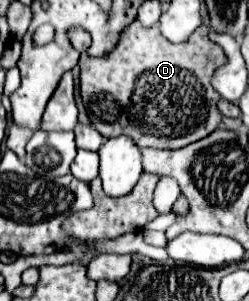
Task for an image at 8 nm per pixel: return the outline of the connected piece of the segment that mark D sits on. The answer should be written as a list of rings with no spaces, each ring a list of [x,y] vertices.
[[[137,20],[121,32],[121,40],[117,42],[117,48],[113,52],[91,58],[87,54],[81,54],[79,66],[81,66],[81,98],[85,104],[85,110],[89,114],[89,120],[97,132],[101,132],[105,138],[115,136],[129,136],[133,142],[143,148],[183,148],[191,142],[197,142],[205,136],[209,136],[215,128],[219,128],[223,116],[217,110],[219,94],[211,86],[213,72],[225,64],[225,52],[219,44],[211,42],[207,38],[207,26],[201,24],[187,42],[173,44],[167,38],[163,38],[157,30],[157,26],[143,28]]]

